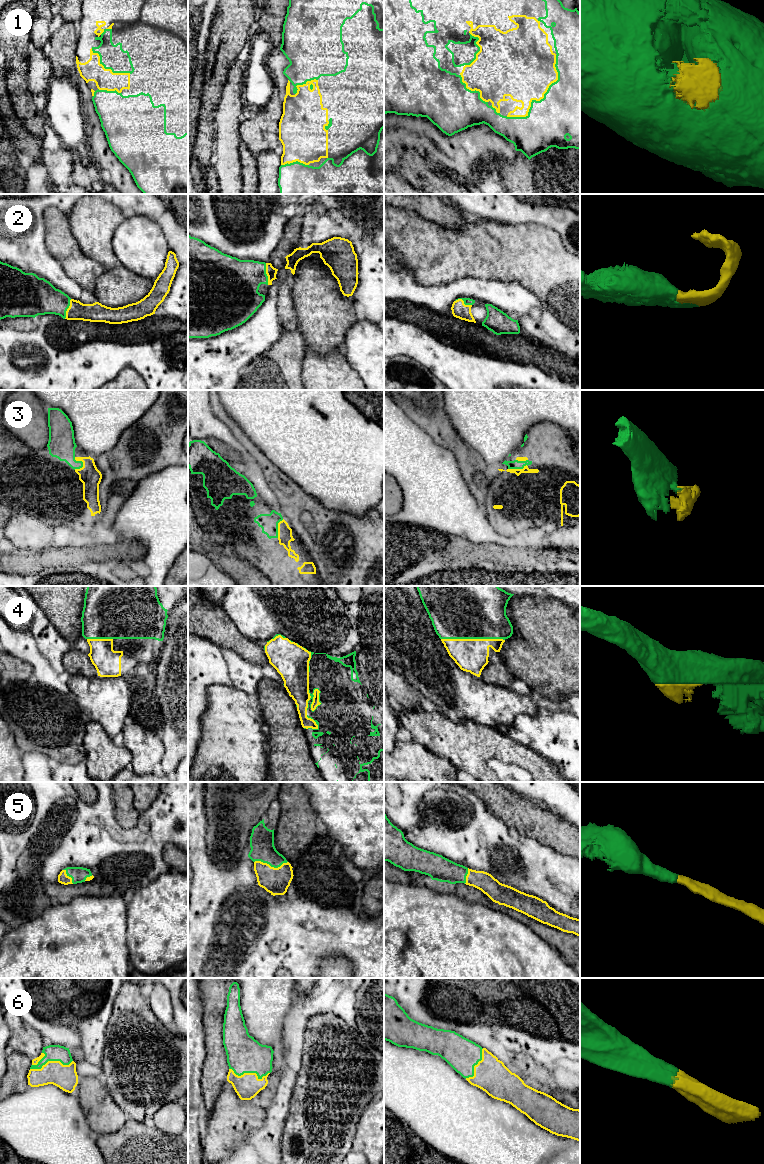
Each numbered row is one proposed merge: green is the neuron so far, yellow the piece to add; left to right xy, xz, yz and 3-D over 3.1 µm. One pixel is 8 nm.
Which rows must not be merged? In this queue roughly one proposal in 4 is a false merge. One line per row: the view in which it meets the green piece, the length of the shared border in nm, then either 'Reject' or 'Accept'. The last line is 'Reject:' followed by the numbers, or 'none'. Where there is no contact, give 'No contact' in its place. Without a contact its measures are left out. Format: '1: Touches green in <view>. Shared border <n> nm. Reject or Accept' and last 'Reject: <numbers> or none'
1: Touches green in yz. Shared border 650 nm. Accept
2: Touches green in xz. Shared border 180 nm. Accept
3: Touches green in xy. Shared border 110 nm. Accept
4: Touches green in yz. Shared border 500 nm. Accept
5: Touches green in xz. Shared border 280 nm. Accept
6: Touches green in xz. Shared border 340 nm. Accept
Reject: none

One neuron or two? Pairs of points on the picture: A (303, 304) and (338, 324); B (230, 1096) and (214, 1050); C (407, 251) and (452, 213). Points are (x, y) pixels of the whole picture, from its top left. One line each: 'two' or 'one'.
A: one
B: two
C: two

